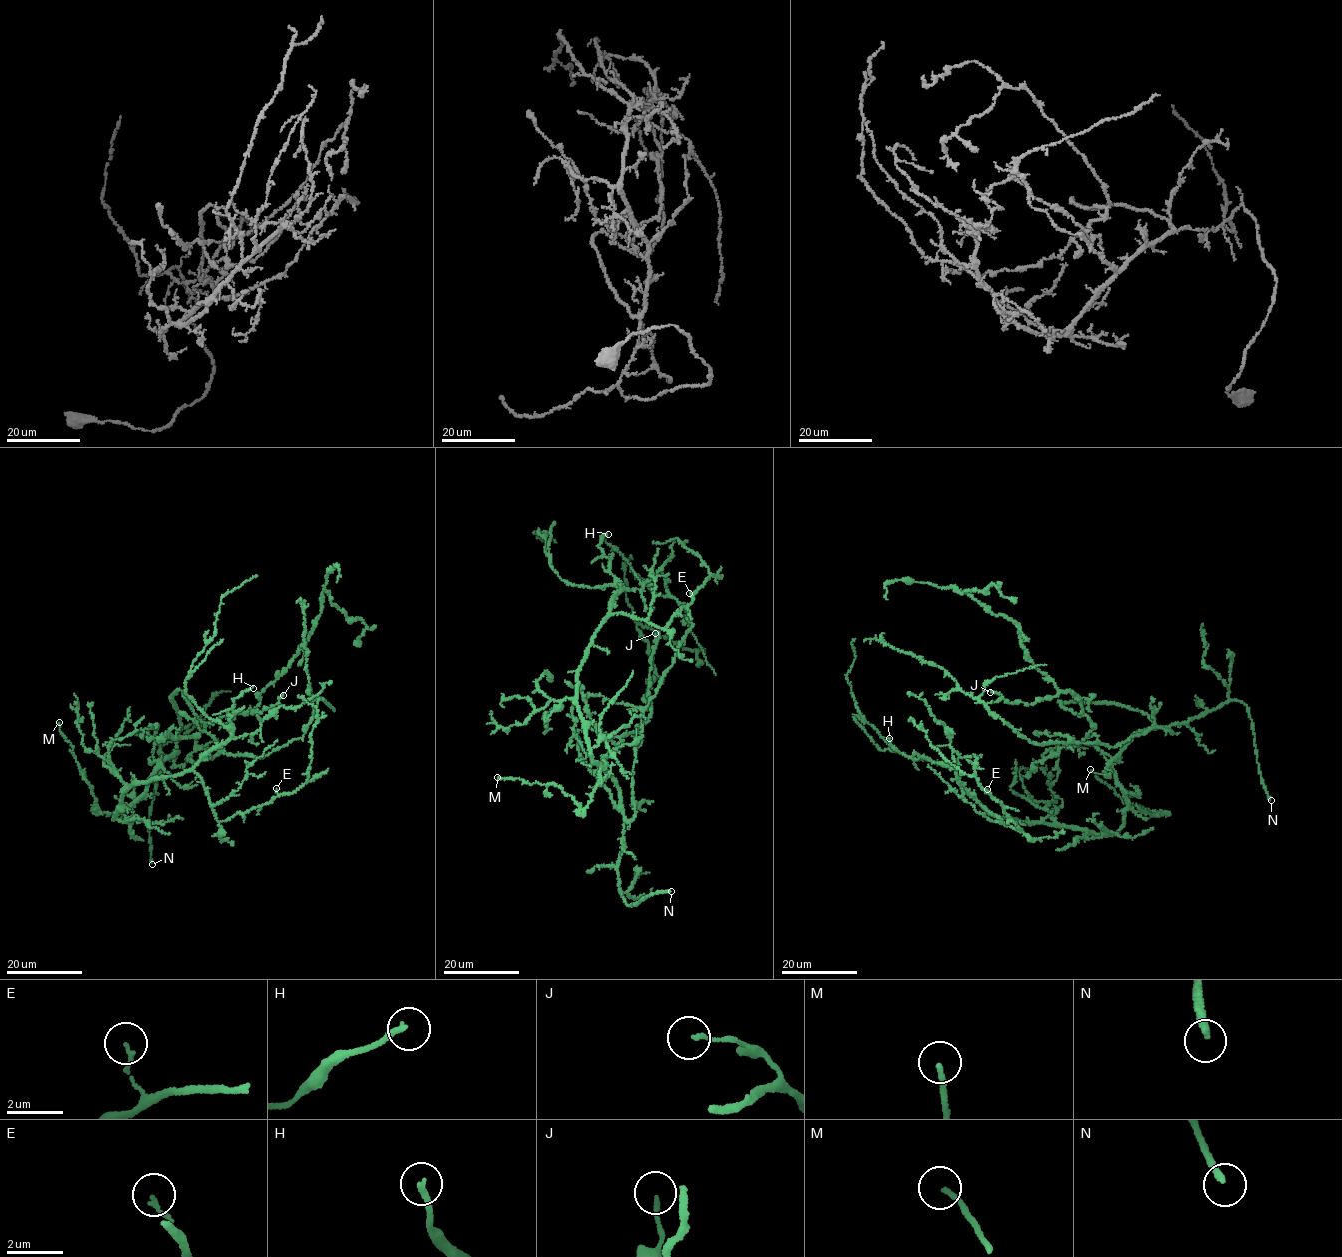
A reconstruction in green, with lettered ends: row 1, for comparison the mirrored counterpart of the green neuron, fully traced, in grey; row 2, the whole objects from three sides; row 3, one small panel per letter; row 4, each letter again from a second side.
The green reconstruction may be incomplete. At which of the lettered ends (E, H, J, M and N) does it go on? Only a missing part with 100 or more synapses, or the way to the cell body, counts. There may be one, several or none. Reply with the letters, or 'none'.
N

